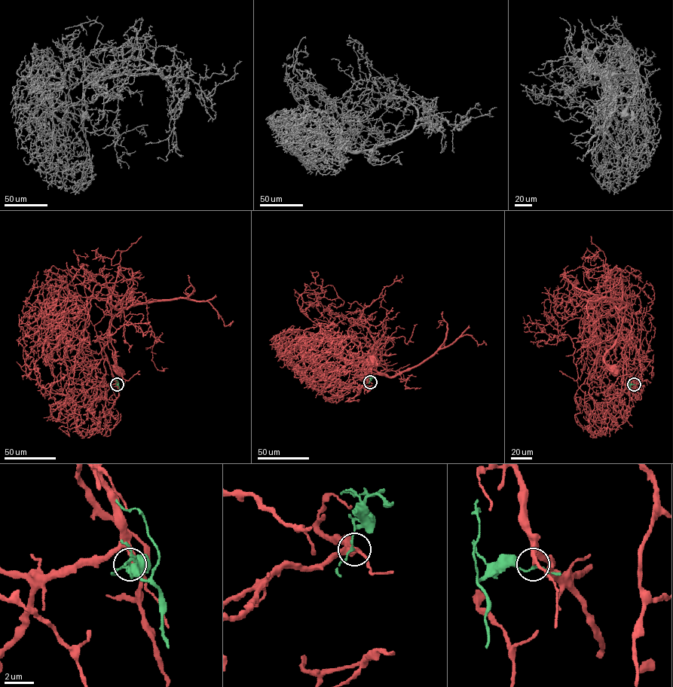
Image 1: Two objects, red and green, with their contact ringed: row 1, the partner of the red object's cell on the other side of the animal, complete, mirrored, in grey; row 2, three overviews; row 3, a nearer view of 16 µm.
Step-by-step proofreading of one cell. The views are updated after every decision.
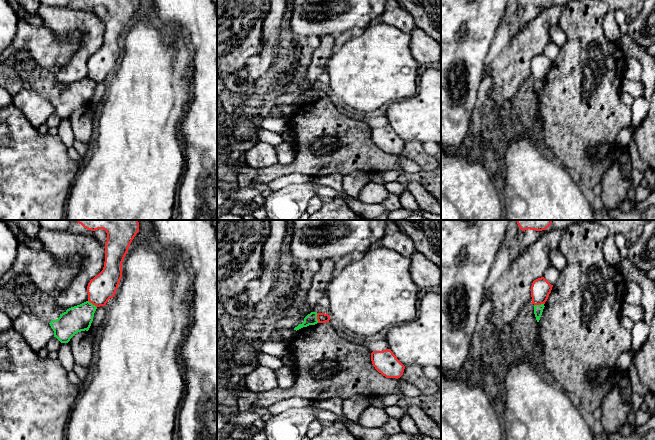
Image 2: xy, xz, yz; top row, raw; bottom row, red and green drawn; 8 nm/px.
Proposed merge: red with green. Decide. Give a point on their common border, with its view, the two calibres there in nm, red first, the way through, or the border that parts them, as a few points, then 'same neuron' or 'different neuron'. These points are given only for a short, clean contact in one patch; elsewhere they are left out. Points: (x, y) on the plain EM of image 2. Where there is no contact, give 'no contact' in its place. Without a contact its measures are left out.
xz (317, 94) | 80/100 nm | along xz (316, 89), (318, 98) | different neuron

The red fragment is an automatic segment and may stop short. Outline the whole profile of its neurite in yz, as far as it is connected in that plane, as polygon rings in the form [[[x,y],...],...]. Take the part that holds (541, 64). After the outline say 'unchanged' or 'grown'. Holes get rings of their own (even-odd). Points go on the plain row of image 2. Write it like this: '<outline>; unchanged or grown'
[[[544,53],[534,56],[531,62],[531,79],[534,81],[545,80],[551,69],[552,63],[553,61],[551,61]]]; unchanged

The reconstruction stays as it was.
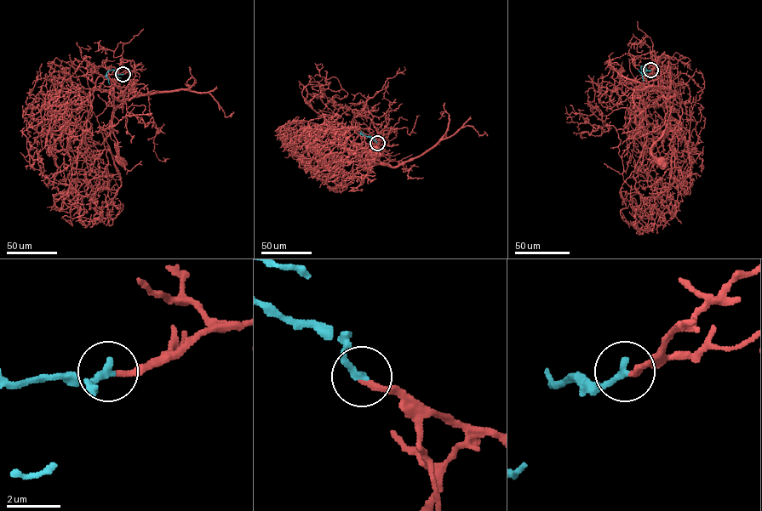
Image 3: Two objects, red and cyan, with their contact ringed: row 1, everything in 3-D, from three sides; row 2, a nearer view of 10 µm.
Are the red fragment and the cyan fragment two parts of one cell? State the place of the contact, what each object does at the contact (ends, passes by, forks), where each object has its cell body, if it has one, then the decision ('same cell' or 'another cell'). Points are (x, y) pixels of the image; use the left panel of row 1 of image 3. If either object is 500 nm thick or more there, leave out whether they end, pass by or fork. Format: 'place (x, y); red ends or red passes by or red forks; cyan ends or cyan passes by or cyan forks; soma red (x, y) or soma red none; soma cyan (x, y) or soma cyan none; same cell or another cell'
place (123, 74); red ends; cyan ends; soma red (120, 161); soma cyan none; same cell

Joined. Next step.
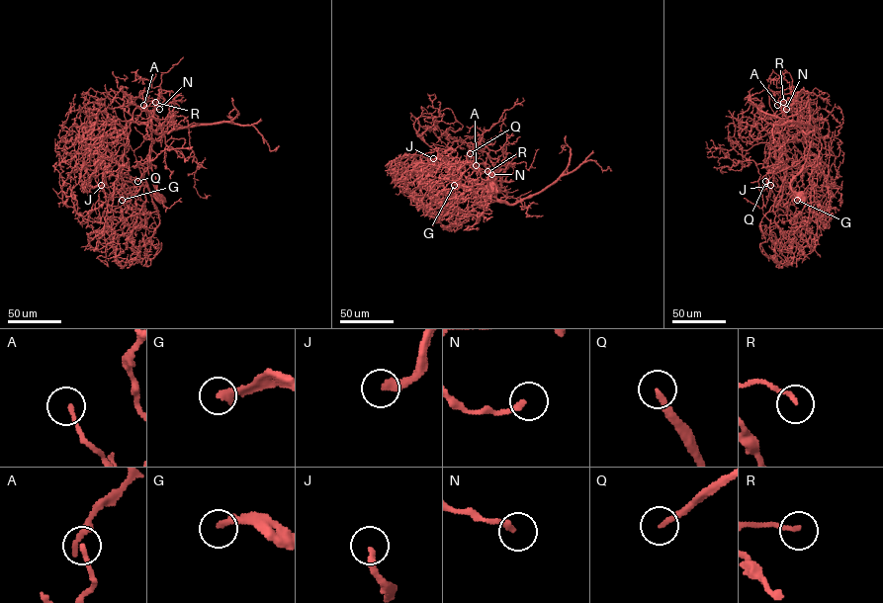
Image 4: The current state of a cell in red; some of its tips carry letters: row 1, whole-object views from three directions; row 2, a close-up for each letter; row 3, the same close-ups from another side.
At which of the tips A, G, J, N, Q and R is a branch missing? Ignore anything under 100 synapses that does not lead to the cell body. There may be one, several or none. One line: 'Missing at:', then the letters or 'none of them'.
Missing at: G, J, Q

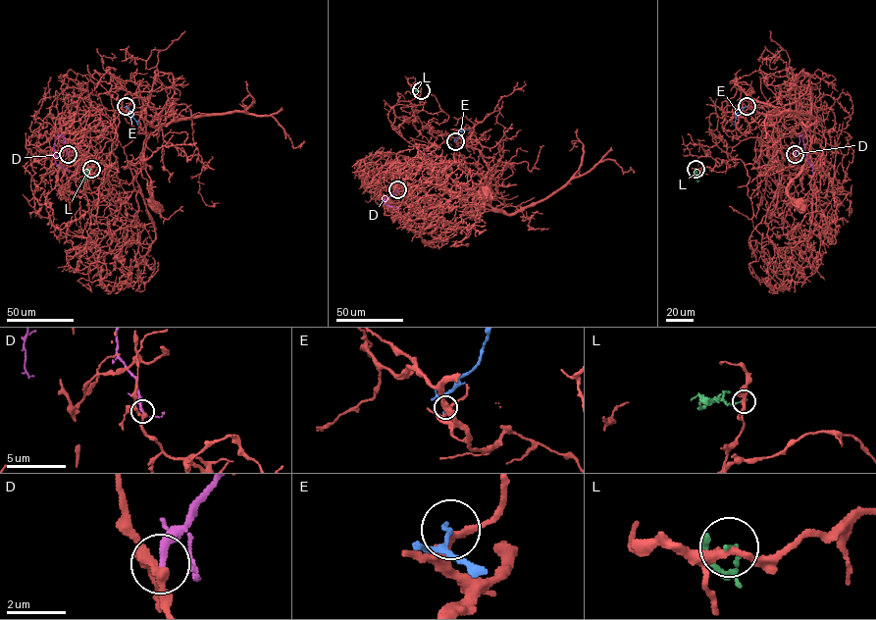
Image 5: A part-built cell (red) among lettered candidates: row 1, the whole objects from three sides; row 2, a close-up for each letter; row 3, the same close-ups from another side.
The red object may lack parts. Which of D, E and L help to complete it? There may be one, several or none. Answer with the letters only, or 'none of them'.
none of them

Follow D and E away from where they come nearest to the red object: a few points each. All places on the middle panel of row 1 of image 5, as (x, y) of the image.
D: (397, 189), (394, 194), (384, 199), (386, 205), (398, 208)
E: (456, 141), (461, 130), (468, 129)

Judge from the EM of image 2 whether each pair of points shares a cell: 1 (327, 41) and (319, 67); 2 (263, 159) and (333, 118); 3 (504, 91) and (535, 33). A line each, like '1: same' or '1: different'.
1: same
2: different
3: same

